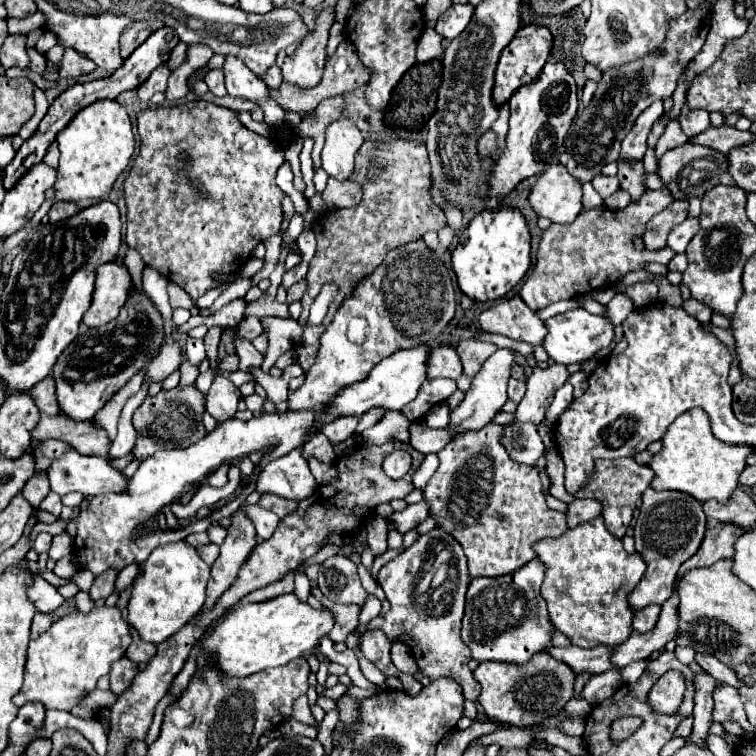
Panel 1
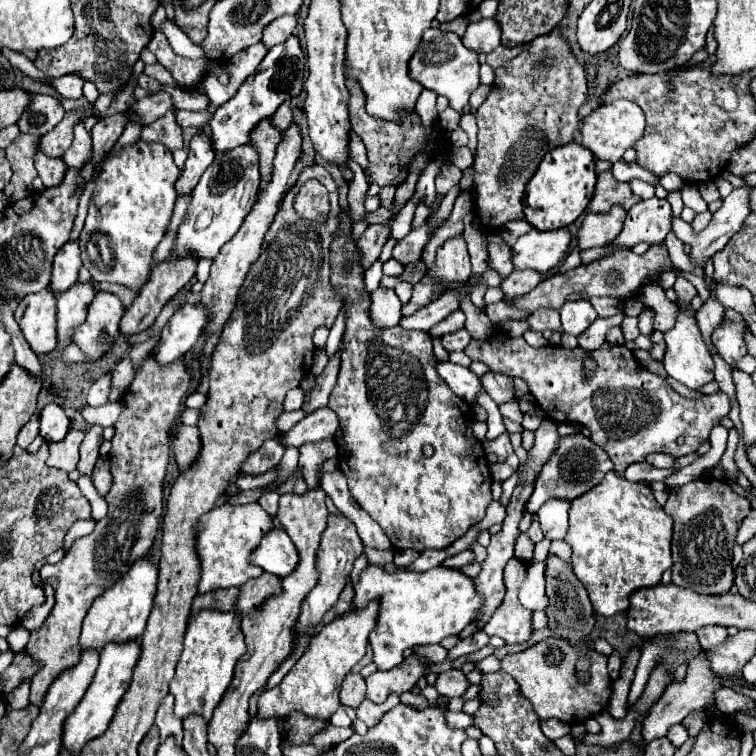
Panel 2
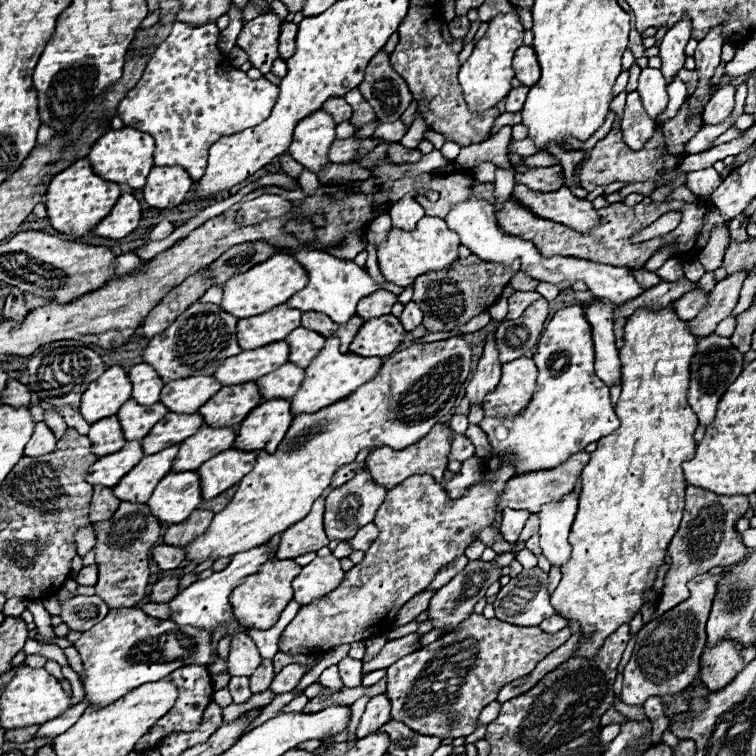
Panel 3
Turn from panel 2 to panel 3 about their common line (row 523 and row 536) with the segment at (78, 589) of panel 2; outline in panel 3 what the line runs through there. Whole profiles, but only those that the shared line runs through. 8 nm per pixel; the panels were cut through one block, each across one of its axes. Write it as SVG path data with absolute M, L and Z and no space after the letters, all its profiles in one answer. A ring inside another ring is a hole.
M120 502L116 514L110 520L104 520L94 526L96 532L96 564L98 564L98 582L94 586L96 596L100 596L108 608L130 608L146 596L146 586L150 580L148 570L148 552L160 538L162 524L152 516L146 504Z

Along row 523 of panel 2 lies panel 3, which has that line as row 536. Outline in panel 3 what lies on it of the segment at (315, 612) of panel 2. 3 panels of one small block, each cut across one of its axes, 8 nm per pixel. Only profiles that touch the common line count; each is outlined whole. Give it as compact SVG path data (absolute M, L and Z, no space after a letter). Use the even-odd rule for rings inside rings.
M366 470L358 472L344 486L334 488L326 498L326 514L324 514L324 530L326 530L328 538L330 540L348 540L348 538L352 538L352 534L356 534L356 530L360 530L360 526L370 524L376 510L380 508L380 502L384 502L386 492L388 490L384 486L376 484Z

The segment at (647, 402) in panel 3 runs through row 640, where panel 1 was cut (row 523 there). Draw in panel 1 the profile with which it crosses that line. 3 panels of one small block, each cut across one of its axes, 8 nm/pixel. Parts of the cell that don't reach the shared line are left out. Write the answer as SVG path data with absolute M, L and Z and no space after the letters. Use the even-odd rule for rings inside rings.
M602 516L566 530L558 538L538 540L534 550L546 568L540 596L548 604L552 624L580 648L594 648L598 644L616 648L622 644L632 632L634 618L626 598L646 572L644 560L622 548L622 540L606 530Z

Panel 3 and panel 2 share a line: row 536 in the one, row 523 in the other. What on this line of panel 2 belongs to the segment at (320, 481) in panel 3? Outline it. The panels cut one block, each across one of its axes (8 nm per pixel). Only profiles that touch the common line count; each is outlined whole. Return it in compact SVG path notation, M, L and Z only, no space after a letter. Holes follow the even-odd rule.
M258 502L246 506L222 504L206 512L196 524L196 554L200 556L200 568L202 568L198 594L240 586L244 584L244 580L260 576L262 570L258 566L252 566L248 558L268 530L272 530L272 518L262 510Z

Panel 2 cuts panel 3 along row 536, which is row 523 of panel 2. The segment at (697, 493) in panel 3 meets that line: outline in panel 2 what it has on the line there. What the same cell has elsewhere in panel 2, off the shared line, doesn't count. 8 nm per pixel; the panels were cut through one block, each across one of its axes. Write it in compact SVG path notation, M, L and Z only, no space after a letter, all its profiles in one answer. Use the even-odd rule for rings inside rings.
M698 478L684 486L672 488L664 512L674 520L672 536L672 584L690 588L698 594L724 594L734 582L730 566L734 536L752 506L746 496L734 492L726 482Z

